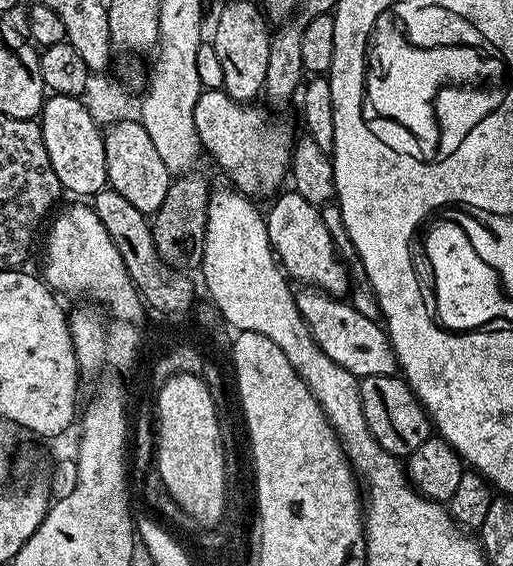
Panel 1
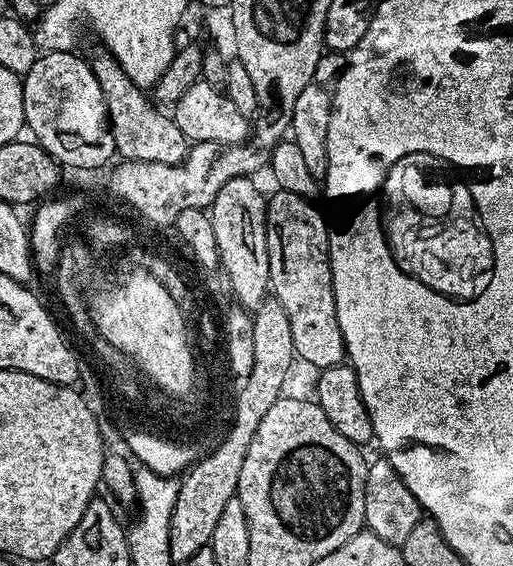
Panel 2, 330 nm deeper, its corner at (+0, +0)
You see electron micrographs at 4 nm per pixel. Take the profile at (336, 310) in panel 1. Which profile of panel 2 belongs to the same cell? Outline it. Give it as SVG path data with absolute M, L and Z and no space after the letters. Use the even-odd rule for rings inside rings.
M283 190L273 191L273 196L269 195L266 200L266 242L268 243L268 253L270 254L270 278L268 283L271 291L274 293L275 299L282 302L282 306L286 306L286 318L290 318L290 330L294 333L294 350L297 357L302 361L305 360L308 364L313 364L316 370L322 368L329 368L335 364L343 364L346 360L346 353L344 350L344 339L342 338L342 330L338 326L338 314L334 310L334 290L332 289L332 267L328 261L328 234L330 231L330 224L324 221L324 216L315 207L317 206L313 201L302 198L293 192L286 192Z

